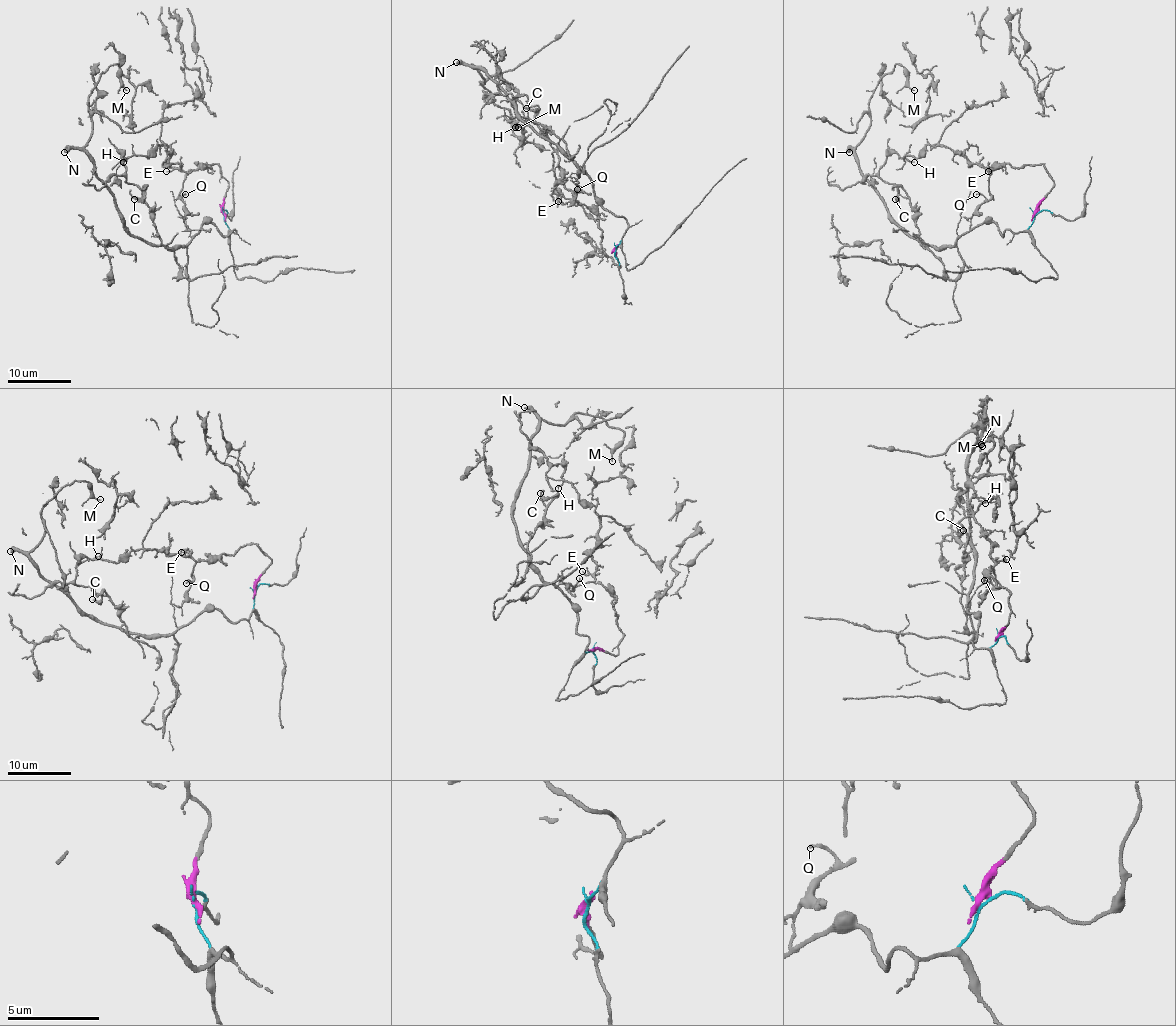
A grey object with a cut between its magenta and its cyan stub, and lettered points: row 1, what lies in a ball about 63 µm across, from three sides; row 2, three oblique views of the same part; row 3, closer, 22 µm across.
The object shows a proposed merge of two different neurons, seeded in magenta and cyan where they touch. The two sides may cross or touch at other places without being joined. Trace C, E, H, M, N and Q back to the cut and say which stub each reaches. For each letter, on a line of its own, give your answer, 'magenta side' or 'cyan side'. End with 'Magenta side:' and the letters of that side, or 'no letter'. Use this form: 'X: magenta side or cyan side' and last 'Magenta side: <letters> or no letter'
C: magenta side
E: magenta side
H: magenta side
M: cyan side
N: cyan side
Q: magenta side
Magenta side: C, E, H, Q

